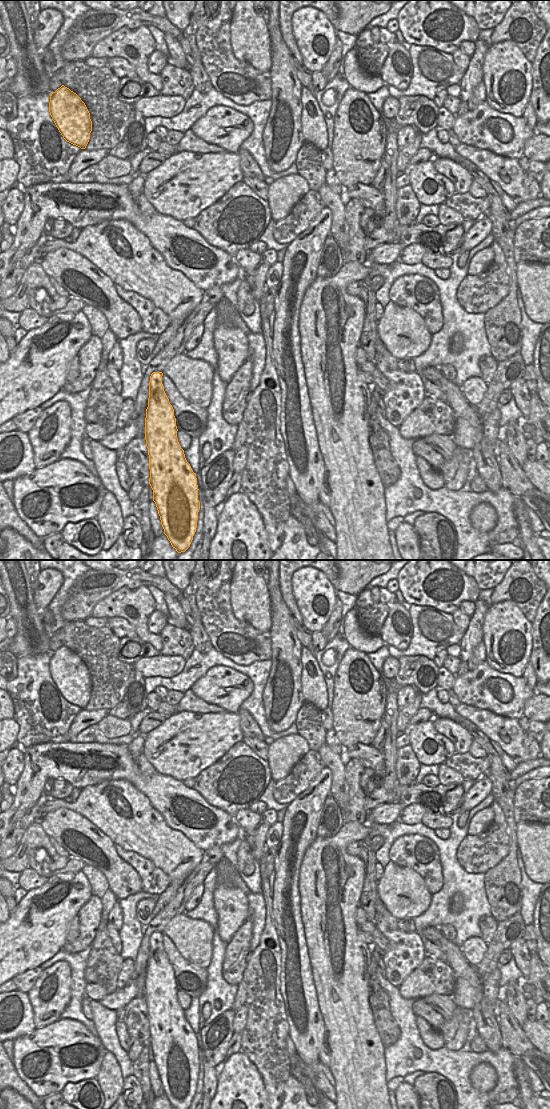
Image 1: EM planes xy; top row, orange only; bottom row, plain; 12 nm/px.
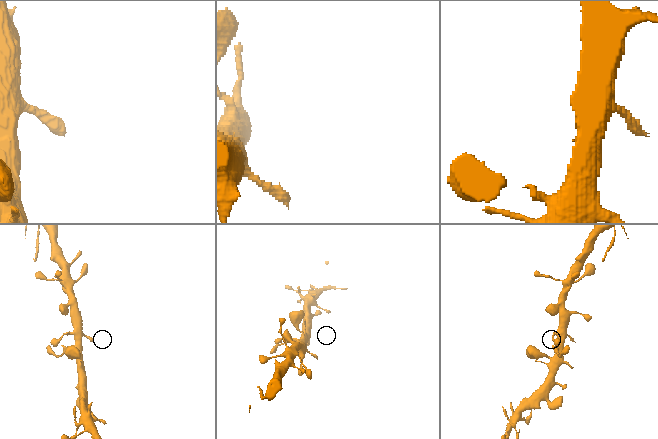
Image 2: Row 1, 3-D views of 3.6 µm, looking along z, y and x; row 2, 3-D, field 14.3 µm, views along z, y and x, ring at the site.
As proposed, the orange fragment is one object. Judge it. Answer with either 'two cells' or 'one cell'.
one cell

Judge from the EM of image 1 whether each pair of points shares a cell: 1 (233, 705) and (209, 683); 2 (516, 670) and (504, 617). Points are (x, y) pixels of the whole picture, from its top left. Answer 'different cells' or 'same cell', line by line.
1: same cell
2: same cell

